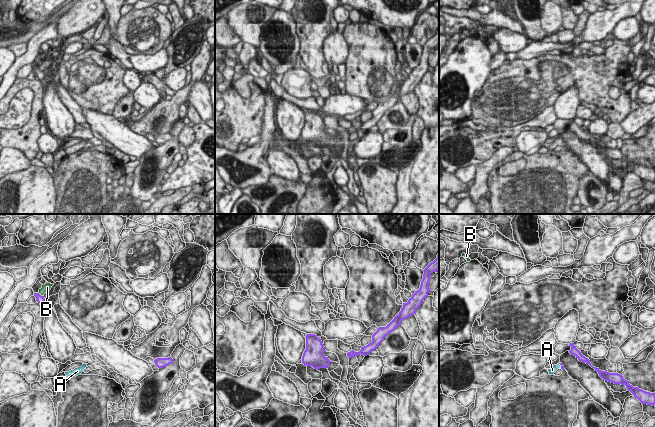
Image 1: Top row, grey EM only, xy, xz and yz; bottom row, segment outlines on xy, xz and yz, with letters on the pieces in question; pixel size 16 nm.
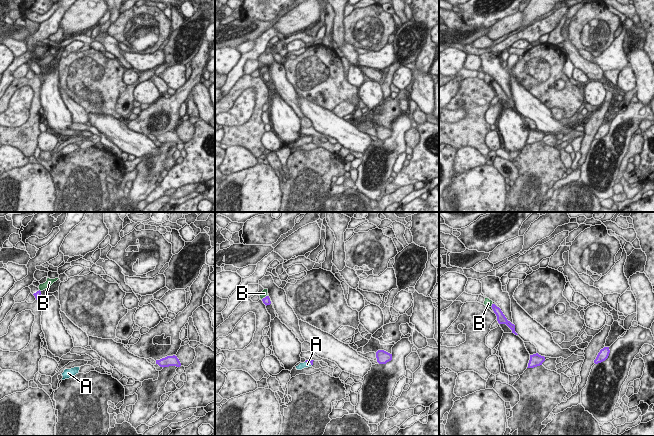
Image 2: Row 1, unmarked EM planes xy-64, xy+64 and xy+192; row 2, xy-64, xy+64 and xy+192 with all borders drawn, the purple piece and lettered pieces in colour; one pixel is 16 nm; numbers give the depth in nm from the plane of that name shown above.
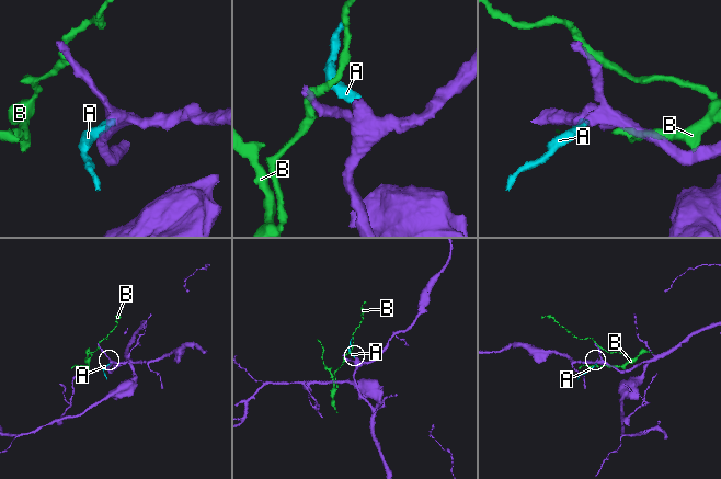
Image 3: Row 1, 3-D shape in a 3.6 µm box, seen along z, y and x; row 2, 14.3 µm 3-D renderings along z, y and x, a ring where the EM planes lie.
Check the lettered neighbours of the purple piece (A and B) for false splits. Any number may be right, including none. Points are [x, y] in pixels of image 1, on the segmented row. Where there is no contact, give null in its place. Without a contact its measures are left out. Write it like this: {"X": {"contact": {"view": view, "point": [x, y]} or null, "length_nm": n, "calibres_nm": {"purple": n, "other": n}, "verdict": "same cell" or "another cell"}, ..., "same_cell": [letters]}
{"A": {"contact": {"view": "yz", "point": [561, 366]}, "length_nm": 100, "calibres_nm": {"purple": 60, "other": 100}, "verdict": "same cell"}, "B": {"contact": {"view": "xy", "point": [39, 294]}, "length_nm": 100, "calibres_nm": {"purple": 130, "other": 130}, "verdict": "another cell"}, "same_cell": ["A"]}

